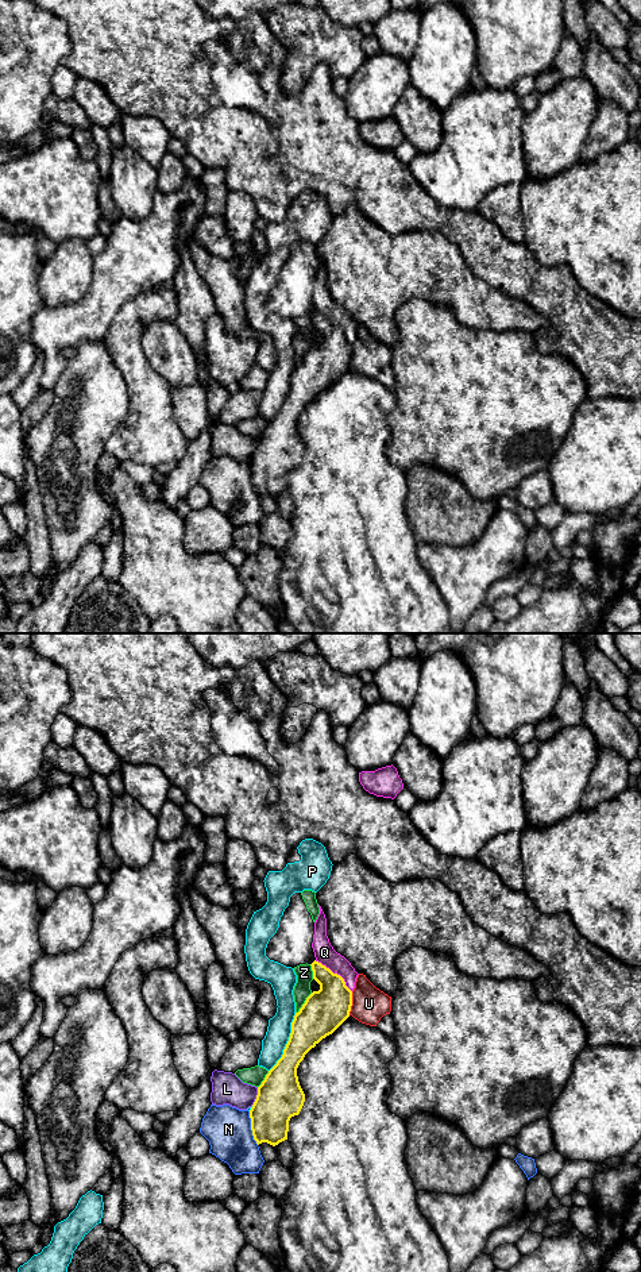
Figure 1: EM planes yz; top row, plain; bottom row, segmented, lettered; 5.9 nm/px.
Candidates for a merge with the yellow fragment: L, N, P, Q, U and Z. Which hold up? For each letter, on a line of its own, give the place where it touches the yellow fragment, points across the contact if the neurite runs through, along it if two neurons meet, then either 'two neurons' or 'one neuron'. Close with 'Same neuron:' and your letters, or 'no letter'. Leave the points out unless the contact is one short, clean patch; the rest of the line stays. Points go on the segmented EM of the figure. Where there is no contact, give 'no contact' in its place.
L: yz (257, 1097) | along yz (258, 1087), (258, 1094), (251, 1105) | two neurons
N: yz (251, 1128) | two neurons
P: yz (288, 1043) | two neurons
Q: yz (335, 974) | across yz (324, 1010), (335, 997), (335, 974), (329, 968), (324, 952) | one neuron
U: yz (351, 1003) | two neurons
Z: yz (304, 1003) | two neurons
Same neuron: Q

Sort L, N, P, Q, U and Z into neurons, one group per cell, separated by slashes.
L / N / P / Q / U / Z

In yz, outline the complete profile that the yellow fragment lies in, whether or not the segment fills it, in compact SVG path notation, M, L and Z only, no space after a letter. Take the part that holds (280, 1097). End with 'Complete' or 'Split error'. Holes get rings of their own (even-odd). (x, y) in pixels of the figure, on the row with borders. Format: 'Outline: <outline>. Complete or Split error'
Outline: M320 905L318 907L312 943L316 960L310 965L320 990L313 991L296 1013L282 1057L258 1087L250 1110L251 1130L258 1145L267 1142L275 1146L287 1140L289 1121L300 1114L305 1102L297 1076L300 1063L350 1017L359 974L331 945L327 918Z. Split error

